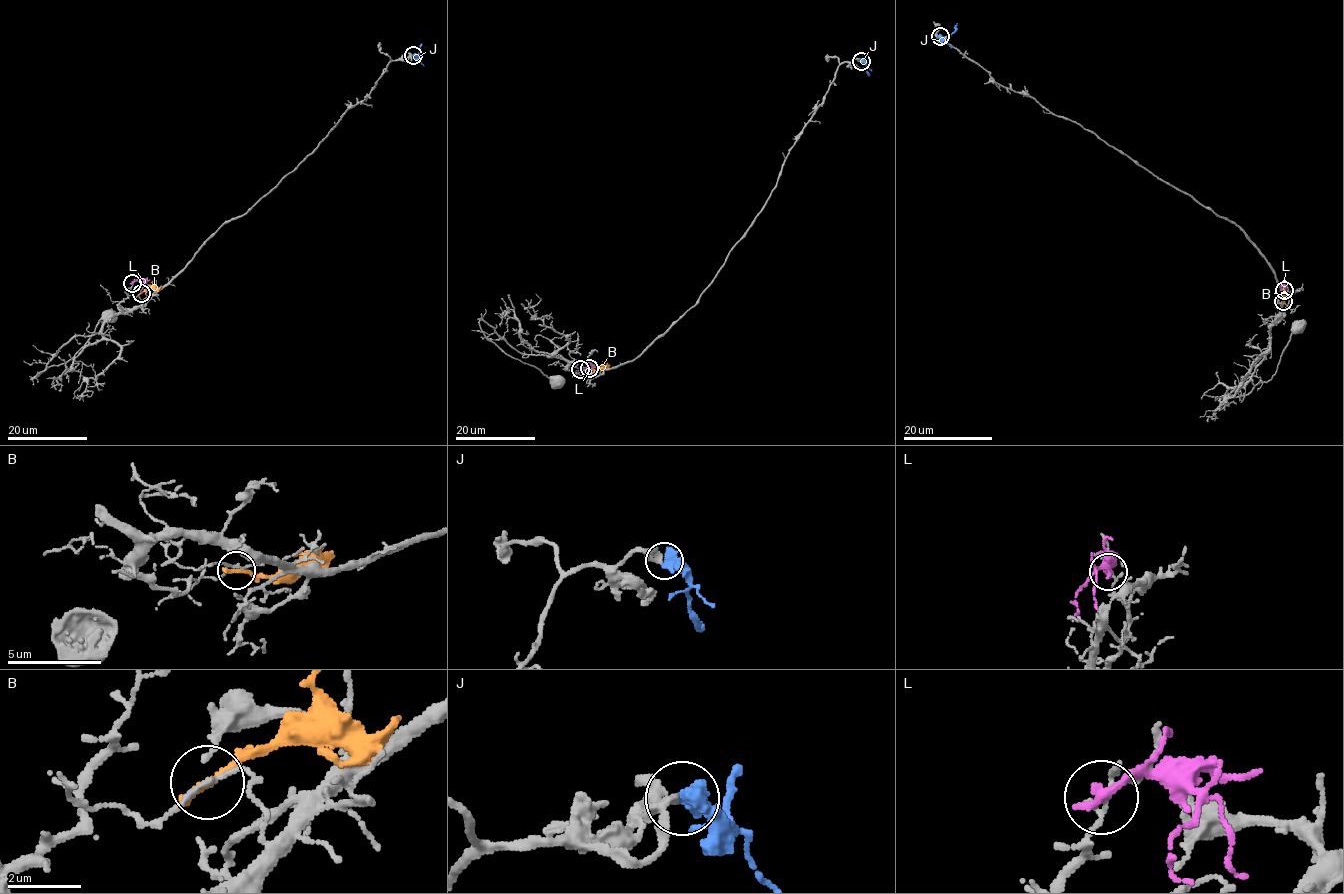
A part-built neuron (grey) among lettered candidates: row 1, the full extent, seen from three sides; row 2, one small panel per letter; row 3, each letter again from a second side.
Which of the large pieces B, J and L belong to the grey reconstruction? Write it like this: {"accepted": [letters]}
{"accepted": ["J"]}

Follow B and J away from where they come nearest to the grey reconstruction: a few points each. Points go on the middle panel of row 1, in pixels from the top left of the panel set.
B: (589, 369), (599, 370), (609, 365)
J: (861, 61), (870, 75)

